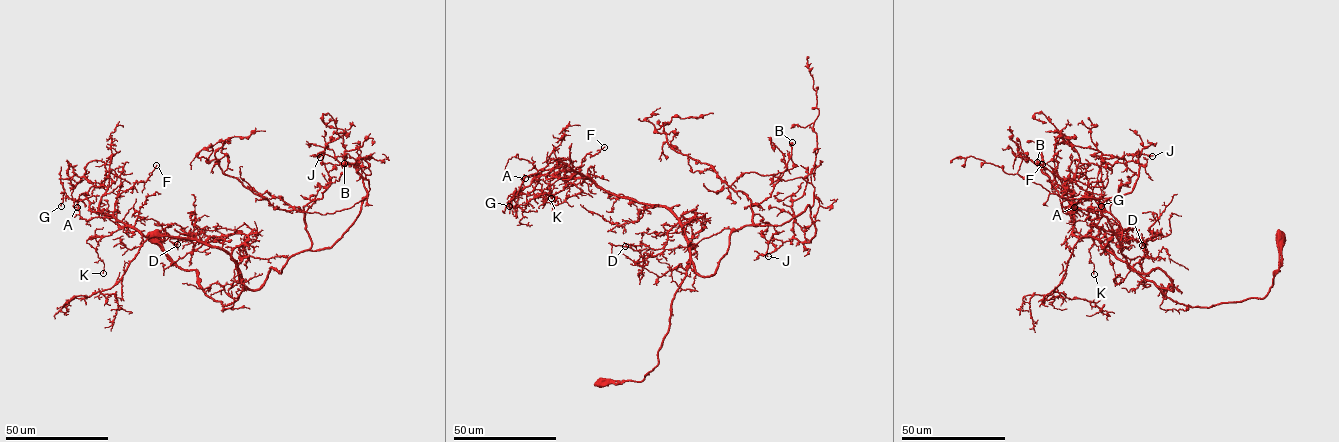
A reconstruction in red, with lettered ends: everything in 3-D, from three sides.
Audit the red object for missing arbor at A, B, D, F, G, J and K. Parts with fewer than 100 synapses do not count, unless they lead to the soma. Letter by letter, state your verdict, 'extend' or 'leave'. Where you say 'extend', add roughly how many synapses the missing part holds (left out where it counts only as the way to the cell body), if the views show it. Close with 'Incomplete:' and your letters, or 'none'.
A: leave
B: leave
D: leave
F: leave
G: leave
J: leave
K: leave
Incomplete: none

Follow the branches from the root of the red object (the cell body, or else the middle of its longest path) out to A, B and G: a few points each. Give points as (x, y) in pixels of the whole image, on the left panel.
A: (154, 236), (209, 297), (238, 298), (241, 272), (220, 249), (145, 237), (102, 214), (104, 186), (77, 207)
B: (154, 236), (227, 305), (241, 291), (244, 258), (311, 247), (303, 207), (339, 180), (344, 163)
G: (154, 236), (209, 297), (238, 298), (241, 272), (220, 249), (145, 237), (62, 184), (61, 206)

